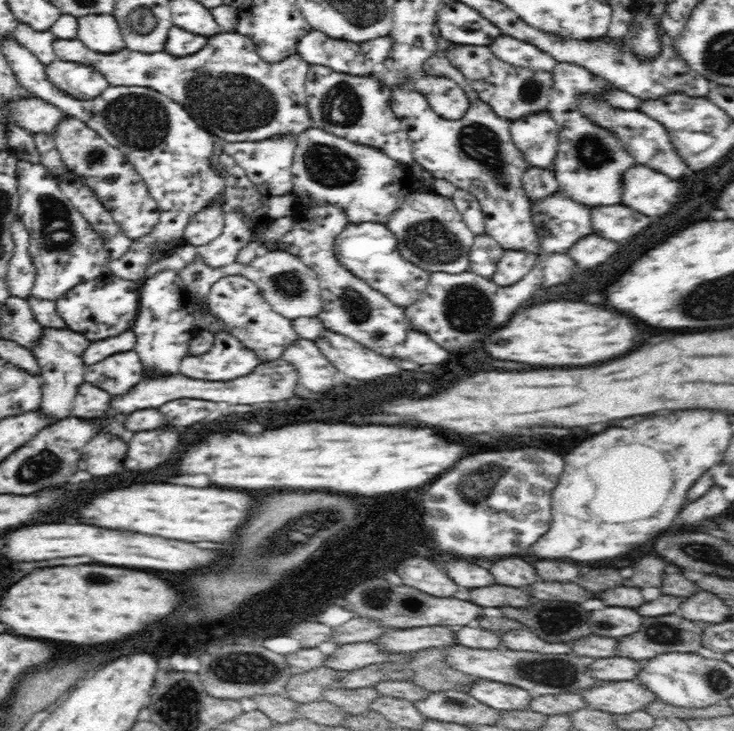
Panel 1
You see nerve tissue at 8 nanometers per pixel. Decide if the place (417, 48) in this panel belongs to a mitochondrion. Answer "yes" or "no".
no

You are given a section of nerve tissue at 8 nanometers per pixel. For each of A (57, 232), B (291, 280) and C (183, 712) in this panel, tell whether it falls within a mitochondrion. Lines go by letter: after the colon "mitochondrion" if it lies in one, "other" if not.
A: mitochondrion
B: mitochondrion
C: mitochondrion

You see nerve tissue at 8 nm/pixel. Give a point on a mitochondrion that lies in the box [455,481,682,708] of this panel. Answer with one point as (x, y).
(560, 674)

